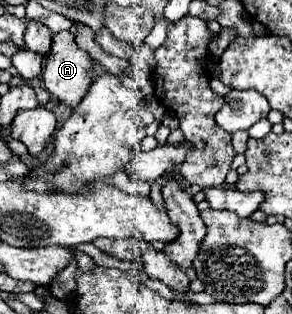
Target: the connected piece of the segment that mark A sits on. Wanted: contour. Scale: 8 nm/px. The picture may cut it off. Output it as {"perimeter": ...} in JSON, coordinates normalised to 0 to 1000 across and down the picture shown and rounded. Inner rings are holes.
{"perimeter":[[[202,99],[182,111],[182,150],[175,150],[175,169],[154,194],[154,220],[147,220],[147,264],[154,264],[154,283],[188,309],[202,315],[209,328],[236,334],[243,347],[257,347],[257,334],[284,315],[284,303],[298,296],[298,277],[305,264],[318,258],[318,182],[271,156],[271,143],[257,137],[257,118],[243,99]]]}

